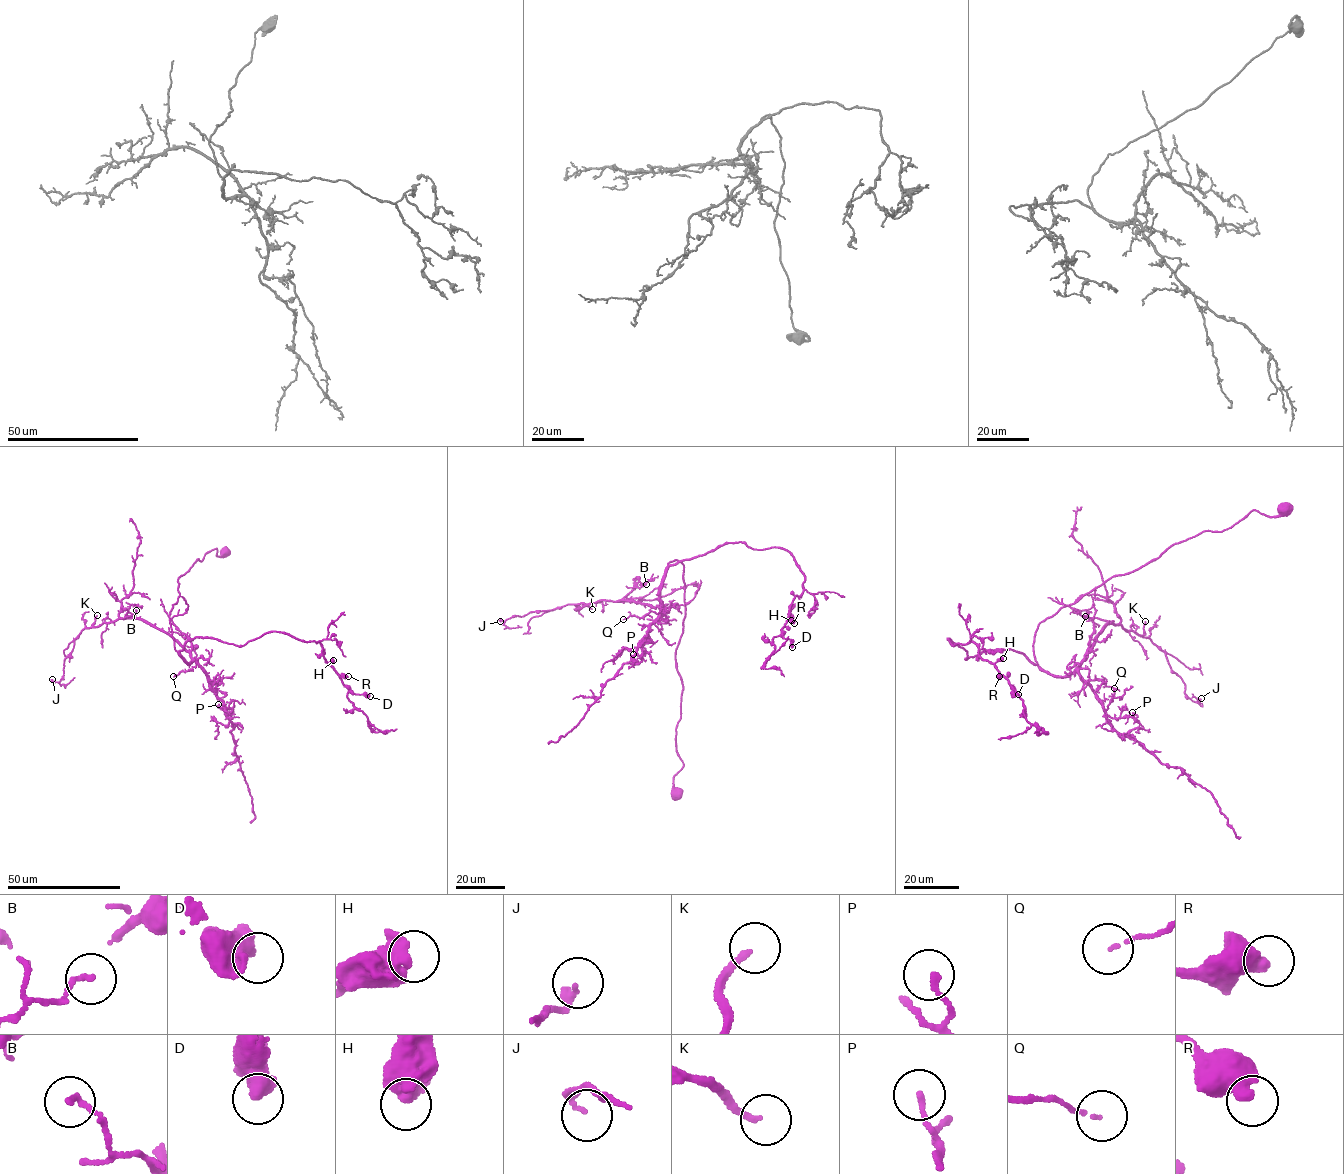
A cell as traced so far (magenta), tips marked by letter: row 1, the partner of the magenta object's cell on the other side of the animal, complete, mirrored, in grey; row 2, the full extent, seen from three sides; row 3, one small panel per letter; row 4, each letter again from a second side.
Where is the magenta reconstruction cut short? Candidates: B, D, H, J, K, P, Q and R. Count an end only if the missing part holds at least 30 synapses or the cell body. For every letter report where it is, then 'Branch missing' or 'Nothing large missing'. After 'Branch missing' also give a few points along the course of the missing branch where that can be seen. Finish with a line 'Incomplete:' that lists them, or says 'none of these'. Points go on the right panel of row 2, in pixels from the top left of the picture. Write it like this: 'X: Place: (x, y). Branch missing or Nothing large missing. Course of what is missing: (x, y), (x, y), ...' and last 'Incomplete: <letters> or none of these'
B: Place: (1085, 616). Nothing large missing
D: Place: (1018, 694). Nothing large missing
H: Place: (1003, 658). Nothing large missing
J: Place: (1201, 698). Nothing large missing
K: Place: (1145, 621). Nothing large missing
P: Place: (1132, 712). Nothing large missing
Q: Place: (1114, 688). Nothing large missing
R: Place: (999, 676). Branch missing. Course of what is missing: (999, 676), (1000, 673), (979, 674)
Incomplete: R

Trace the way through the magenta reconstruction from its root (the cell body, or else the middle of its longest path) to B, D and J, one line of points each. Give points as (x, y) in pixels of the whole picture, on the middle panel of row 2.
B: (679, 793), (684, 564), (667, 564), (660, 607), (624, 599), (646, 584)
D: (679, 793), (684, 568), (668, 563), (730, 542), (788, 550), (804, 577), (781, 630), (792, 647)
J: (679, 793), (681, 562), (667, 564), (660, 607), (598, 600), (500, 621)

